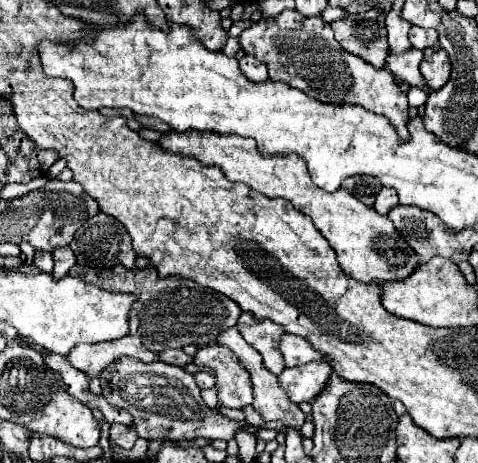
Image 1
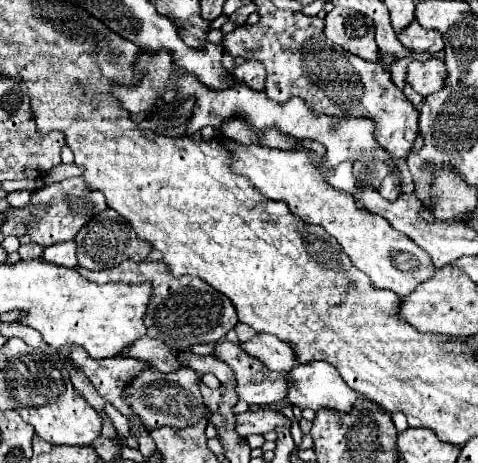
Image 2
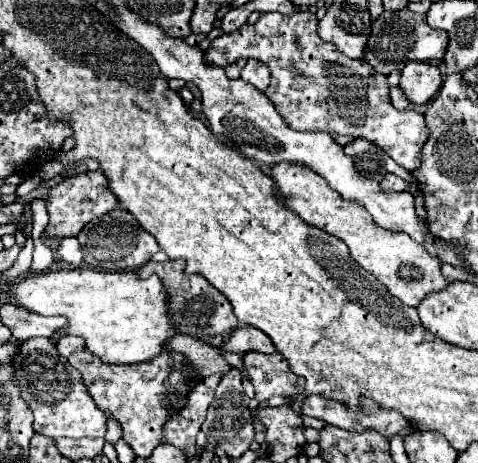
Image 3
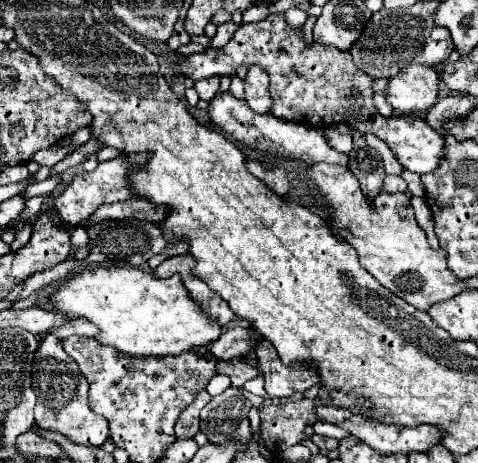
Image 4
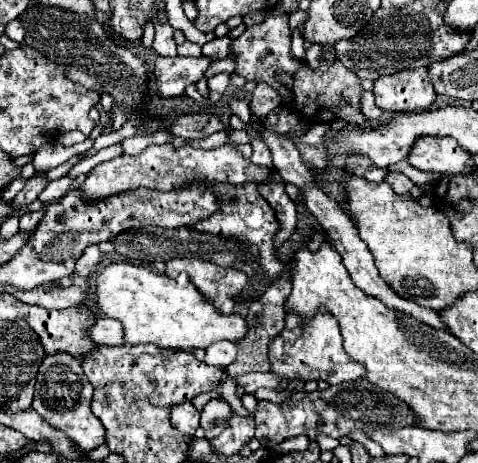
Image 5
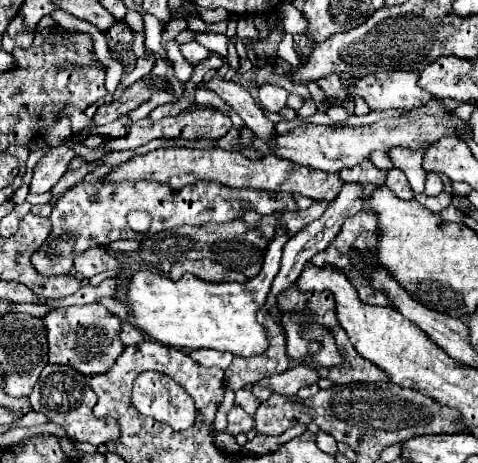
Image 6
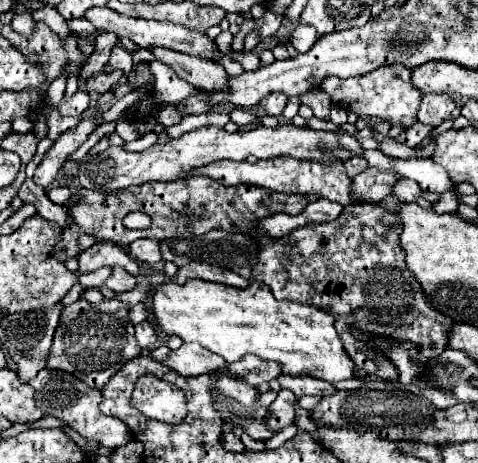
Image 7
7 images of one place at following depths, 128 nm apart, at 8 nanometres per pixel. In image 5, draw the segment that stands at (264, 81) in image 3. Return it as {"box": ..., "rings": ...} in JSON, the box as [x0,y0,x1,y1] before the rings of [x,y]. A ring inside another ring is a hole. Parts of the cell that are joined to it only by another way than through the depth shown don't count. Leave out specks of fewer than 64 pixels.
{"box":[250,82,282,118],"rings":[[[258,82],[256,90],[250,96],[250,108],[252,108],[252,112],[256,116],[262,116],[264,118],[268,112],[272,112],[278,106],[282,106],[282,100],[280,100],[278,92],[274,88],[270,88],[268,84]]]}

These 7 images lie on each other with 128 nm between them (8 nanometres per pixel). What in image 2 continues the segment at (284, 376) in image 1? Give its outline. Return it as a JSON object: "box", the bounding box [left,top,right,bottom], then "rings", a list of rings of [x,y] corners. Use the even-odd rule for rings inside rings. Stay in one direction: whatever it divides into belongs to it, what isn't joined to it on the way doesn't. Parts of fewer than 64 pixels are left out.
{"box":[286,362,360,412],"rings":[[[310,362],[310,364],[298,364],[296,368],[292,368],[286,400],[292,406],[298,406],[300,410],[332,408],[338,412],[350,412],[354,408],[354,404],[360,400],[360,394],[356,390],[348,388],[348,384],[344,384],[344,380],[340,380],[340,374],[336,372],[336,368],[330,366],[328,362]]]}

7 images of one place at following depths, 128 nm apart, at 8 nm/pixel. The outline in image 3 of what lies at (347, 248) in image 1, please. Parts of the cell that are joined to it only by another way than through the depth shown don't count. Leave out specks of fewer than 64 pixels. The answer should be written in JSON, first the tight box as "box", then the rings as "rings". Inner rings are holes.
{"box":[272,162,448,306],"rings":[[[280,162],[272,166],[272,178],[278,186],[278,194],[286,198],[286,204],[292,212],[300,214],[300,218],[312,226],[322,228],[324,232],[340,238],[348,248],[352,258],[368,272],[372,272],[392,296],[400,298],[408,306],[418,306],[432,292],[440,292],[448,286],[446,278],[440,272],[440,260],[430,256],[422,244],[416,244],[404,232],[392,232],[374,224],[372,216],[360,208],[360,204],[352,204],[344,200],[336,190],[328,186],[328,182],[316,174],[312,168],[304,164]]]}

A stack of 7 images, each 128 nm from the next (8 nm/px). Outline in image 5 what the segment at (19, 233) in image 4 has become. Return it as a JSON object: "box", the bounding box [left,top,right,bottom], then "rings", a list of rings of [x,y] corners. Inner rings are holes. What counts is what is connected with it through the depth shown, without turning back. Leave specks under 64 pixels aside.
{"box":[20,210,44,232],"rings":[[[38,210],[38,212],[24,212],[22,218],[20,218],[20,228],[26,228],[26,232],[32,232],[38,226],[38,222],[42,220],[42,216],[44,216],[42,210]]]}

